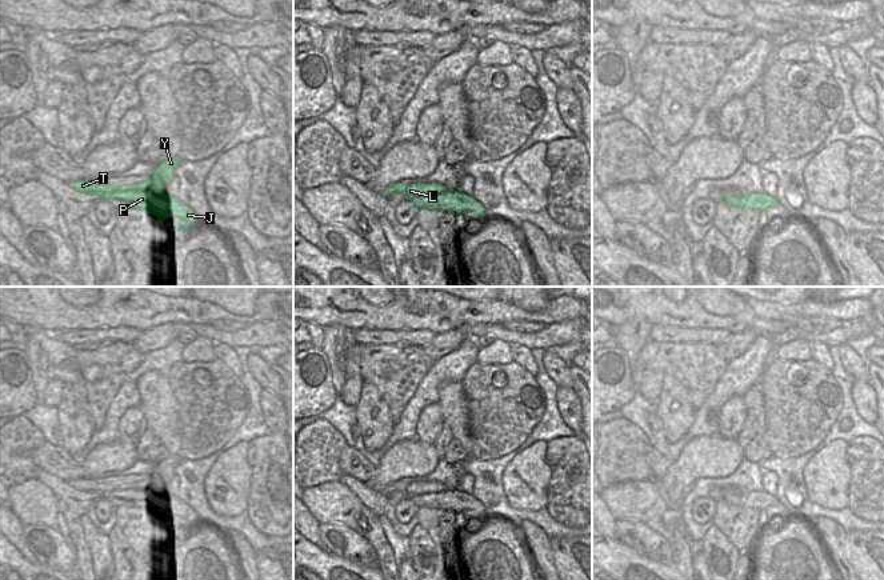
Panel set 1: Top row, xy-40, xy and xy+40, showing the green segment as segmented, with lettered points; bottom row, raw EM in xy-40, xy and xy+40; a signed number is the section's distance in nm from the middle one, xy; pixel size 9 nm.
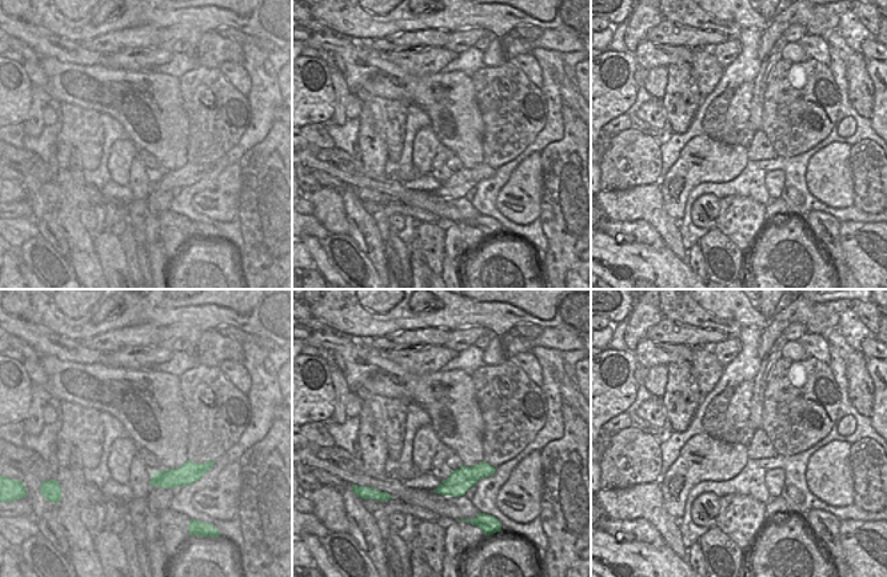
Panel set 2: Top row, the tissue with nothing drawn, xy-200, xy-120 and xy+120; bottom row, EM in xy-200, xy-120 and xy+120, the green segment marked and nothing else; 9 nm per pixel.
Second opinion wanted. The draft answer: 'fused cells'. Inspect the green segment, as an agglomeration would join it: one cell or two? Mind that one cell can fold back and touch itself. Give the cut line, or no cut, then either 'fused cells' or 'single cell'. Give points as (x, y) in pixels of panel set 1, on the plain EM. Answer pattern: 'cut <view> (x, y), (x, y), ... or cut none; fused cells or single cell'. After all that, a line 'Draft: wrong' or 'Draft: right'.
cut xy-40 (151, 494), (164, 498), (167, 515); fused cells
Draft: right

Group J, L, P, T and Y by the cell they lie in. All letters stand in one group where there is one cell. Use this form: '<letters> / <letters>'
J / L P T Y

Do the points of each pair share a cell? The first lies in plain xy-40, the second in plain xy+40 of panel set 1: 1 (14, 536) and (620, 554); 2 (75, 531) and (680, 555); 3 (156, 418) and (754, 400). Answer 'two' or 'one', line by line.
1: two
2: one
3: one

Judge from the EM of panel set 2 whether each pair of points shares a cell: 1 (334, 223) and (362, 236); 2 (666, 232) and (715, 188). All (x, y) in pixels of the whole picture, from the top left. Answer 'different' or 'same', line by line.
1: different
2: different

